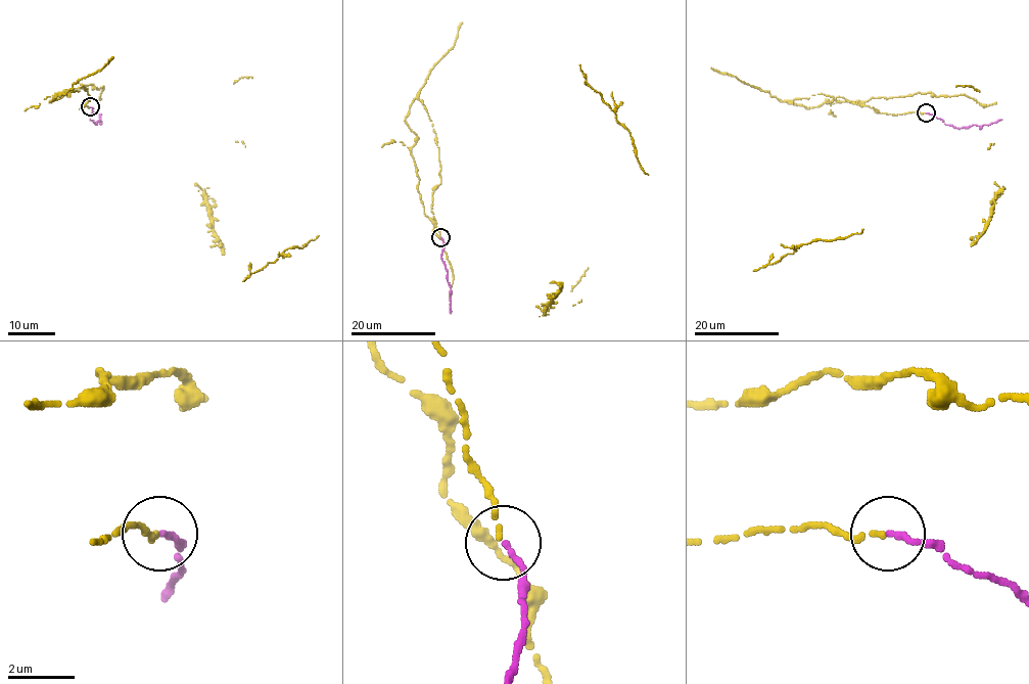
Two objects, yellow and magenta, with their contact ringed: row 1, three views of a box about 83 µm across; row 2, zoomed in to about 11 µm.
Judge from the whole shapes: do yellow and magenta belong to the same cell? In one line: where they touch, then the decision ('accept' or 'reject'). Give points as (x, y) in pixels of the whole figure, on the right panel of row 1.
at (926, 112); accept

